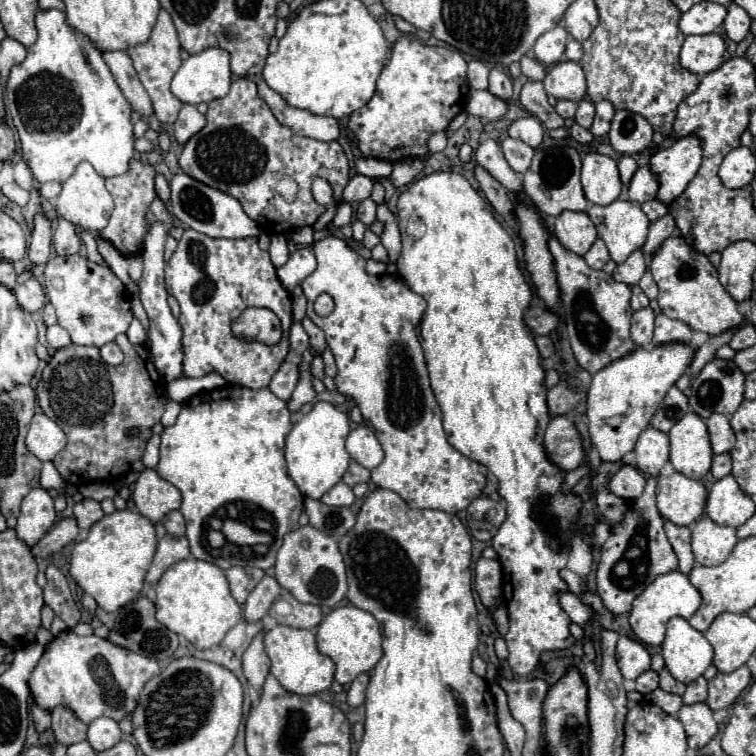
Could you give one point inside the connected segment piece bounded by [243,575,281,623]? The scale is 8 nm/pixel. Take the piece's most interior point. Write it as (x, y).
(261, 598)

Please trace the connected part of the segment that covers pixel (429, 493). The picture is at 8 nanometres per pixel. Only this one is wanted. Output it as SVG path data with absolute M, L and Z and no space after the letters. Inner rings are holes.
M325 237L313 243L313 251L317 257L317 269L301 283L303 295L307 297L307 315L309 319L313 319L315 325L325 331L327 345L335 355L337 391L351 397L359 405L365 423L373 427L375 437L385 451L381 465L371 471L373 483L377 487L397 491L413 509L439 509L447 513L459 513L467 509L467 505L481 495L487 469L481 463L475 463L461 455L445 439L445 431L441 427L441 409L429 385L427 365L417 335L419 321L423 317L423 311L427 309L425 299L413 293L399 275L369 275L365 271L365 259L357 251L353 251L343 239ZM321 293L331 295L335 301L335 309L327 317L319 317L313 311L313 301Z

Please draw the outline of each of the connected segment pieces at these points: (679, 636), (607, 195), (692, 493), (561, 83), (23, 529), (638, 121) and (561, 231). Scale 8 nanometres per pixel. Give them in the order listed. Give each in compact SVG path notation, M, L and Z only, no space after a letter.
M673 617L667 623L667 633L661 649L665 667L681 683L691 683L701 677L713 661L711 643L683 617Z
M587 153L583 157L581 183L585 197L595 205L613 203L623 189L617 163L601 153Z
M673 473L669 477L659 477L657 479L657 507L663 519L675 523L675 525L691 525L697 521L703 511L705 511L705 501L707 501L707 489L703 481L689 479L681 473Z
M559 61L553 65L553 69L543 79L547 95L553 95L557 99L569 99L569 101L581 101L585 97L585 75L577 61Z
M35 487L33 491L29 491L21 505L21 515L15 527L19 539L29 545L37 543L53 527L55 517L57 513L53 507L53 497L47 489Z
M617 111L611 123L609 139L619 153L641 153L653 143L653 129L645 117L631 111Z
M563 211L557 215L553 219L553 233L565 249L577 255L585 255L585 251L589 251L597 239L595 225L583 211Z

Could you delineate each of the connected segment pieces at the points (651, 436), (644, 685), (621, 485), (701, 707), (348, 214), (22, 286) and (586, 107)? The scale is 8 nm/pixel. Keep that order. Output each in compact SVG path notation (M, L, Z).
M647 427L635 443L635 455L637 469L657 477L661 467L669 461L669 437L663 431Z
M645 671L645 673L641 673L639 677L637 677L637 687L635 687L635 691L637 693L641 693L641 695L649 695L651 691L655 691L657 687L659 687L659 675L655 673L655 671Z
M623 465L609 481L609 489L623 499L637 499L643 493L645 477L631 465Z
M707 703L683 705L679 711L679 721L687 731L687 743L691 749L701 749L719 731L713 719L713 711L707 707Z
M341 203L341 205L337 207L335 217L333 217L333 225L335 225L335 227L349 225L351 219L353 219L353 209L351 209L351 205L349 205L349 203Z
M29 277L25 283L19 283L15 287L15 297L21 303L21 307L29 313L41 311L45 305L45 291L35 277Z
M583 99L583 101L579 103L579 107L577 107L575 121L577 121L581 127L591 129L591 125L593 125L593 117L595 117L595 105L593 105L591 101Z

